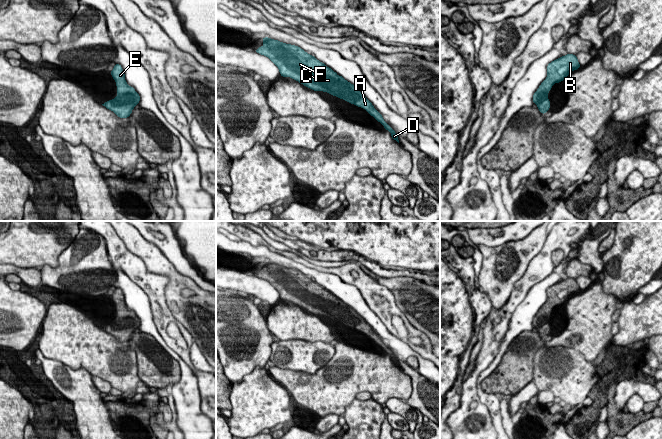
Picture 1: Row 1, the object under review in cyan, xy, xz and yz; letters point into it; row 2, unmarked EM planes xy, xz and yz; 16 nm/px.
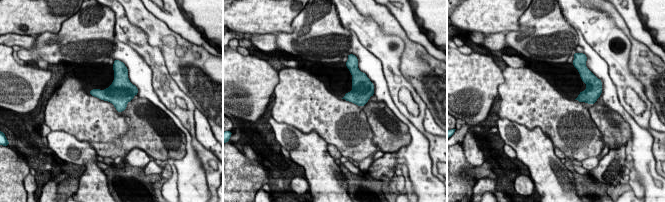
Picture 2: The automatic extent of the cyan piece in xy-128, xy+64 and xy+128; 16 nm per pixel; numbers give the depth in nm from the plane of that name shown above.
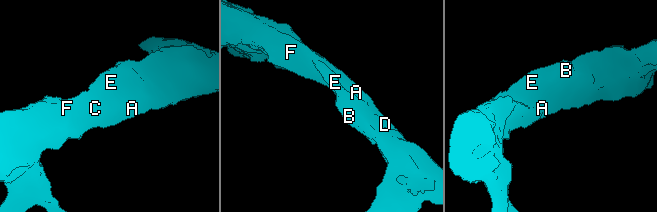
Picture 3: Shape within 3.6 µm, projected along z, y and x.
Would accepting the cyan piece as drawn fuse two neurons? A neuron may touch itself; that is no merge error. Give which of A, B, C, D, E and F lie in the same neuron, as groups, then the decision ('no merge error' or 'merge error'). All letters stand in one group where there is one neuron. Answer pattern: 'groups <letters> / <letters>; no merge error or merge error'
groups A B C D E F; no merge error

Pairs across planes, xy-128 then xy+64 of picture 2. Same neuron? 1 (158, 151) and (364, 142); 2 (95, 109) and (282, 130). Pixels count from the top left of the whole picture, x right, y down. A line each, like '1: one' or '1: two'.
1: two
2: two

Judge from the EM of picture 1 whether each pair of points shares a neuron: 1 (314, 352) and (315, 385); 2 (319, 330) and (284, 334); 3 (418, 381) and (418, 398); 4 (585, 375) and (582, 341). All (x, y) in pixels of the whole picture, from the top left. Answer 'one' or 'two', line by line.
1: two
2: one
3: one
4: two

